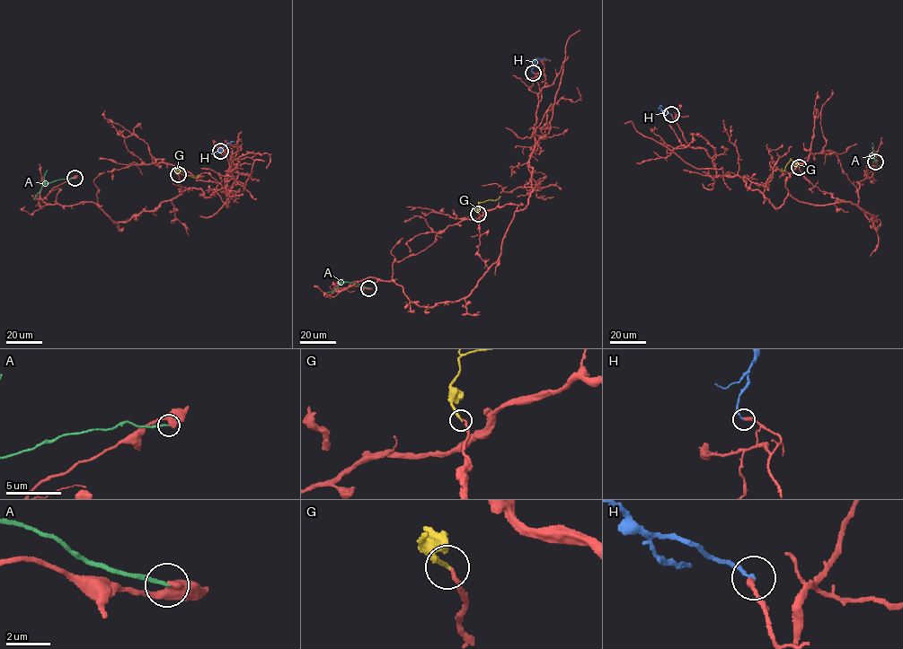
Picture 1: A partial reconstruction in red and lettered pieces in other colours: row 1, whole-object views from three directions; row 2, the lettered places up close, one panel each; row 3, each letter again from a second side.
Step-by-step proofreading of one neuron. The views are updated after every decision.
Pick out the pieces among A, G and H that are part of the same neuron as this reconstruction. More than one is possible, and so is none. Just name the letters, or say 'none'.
H

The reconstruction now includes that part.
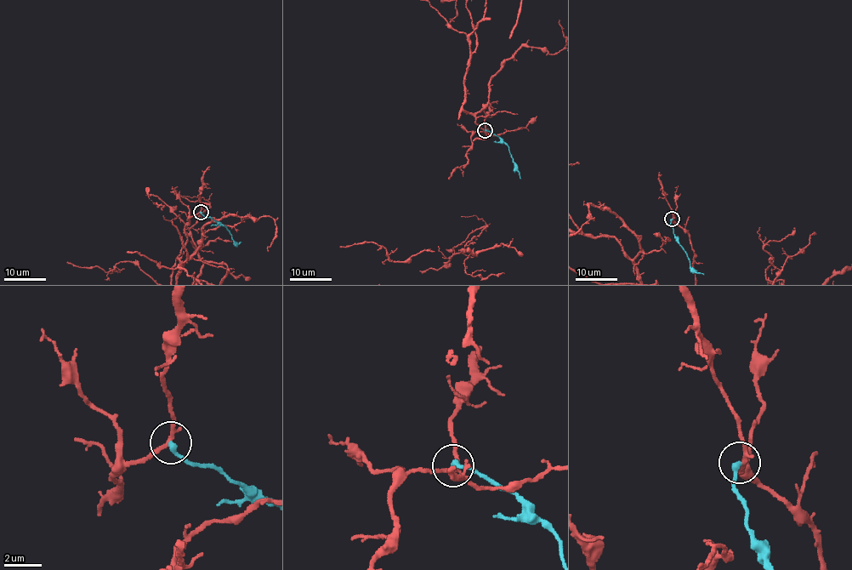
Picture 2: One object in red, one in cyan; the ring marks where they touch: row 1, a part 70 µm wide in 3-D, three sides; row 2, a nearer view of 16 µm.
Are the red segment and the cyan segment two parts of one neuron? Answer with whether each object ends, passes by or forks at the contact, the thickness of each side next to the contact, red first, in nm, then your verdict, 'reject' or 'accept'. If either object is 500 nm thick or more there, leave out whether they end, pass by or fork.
red passes by | cyan ends | 200/280 nm | reject

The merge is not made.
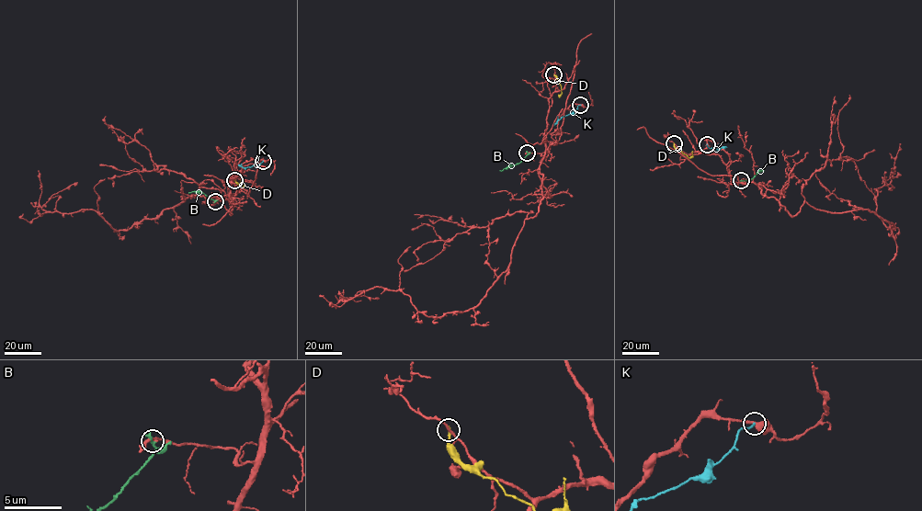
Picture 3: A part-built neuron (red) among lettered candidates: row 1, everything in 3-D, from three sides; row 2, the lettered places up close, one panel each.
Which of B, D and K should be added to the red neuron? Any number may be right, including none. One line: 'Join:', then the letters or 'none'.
Join: none

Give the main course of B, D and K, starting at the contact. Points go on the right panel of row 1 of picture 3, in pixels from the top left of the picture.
B: (741, 181), (752, 178), (763, 170)
D: (674, 143), (677, 149), (689, 158), (692, 151)
K: (707, 144), (715, 150), (727, 147)

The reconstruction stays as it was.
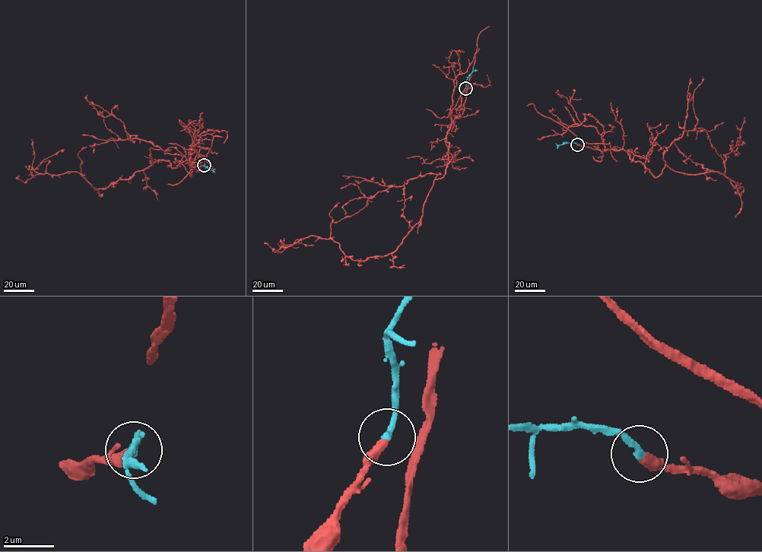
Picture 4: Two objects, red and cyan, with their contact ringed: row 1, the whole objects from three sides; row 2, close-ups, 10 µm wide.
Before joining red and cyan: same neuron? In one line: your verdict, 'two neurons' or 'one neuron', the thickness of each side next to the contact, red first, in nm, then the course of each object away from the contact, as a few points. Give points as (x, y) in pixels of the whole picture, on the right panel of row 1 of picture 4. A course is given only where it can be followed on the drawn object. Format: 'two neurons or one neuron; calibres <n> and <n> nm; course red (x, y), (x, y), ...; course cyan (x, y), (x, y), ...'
one neuron; calibres 400 and 280 nm; course red (577, 144), (626, 150), (655, 177), (665, 165), (716, 171), (738, 188), (723, 155), (741, 136); course cyan (577, 144), (566, 143), (557, 148)

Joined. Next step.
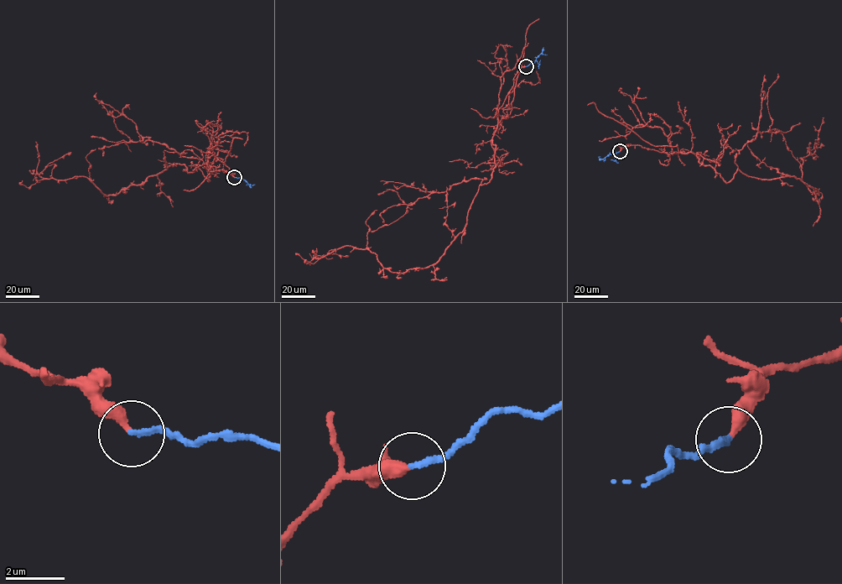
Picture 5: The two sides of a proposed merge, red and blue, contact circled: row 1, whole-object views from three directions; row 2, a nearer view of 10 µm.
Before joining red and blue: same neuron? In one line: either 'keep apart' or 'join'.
join

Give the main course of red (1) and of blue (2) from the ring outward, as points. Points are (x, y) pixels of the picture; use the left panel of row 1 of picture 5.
1: (234, 177), (207, 163), (208, 180), (174, 163), (107, 196), (86, 177), (39, 175), (71, 152)
2: (234, 177), (241, 177), (249, 186), (250, 184)

